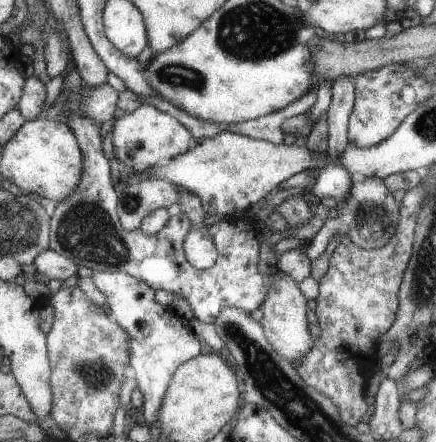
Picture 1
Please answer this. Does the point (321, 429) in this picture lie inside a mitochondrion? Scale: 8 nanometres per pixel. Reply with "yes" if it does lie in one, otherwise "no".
yes

